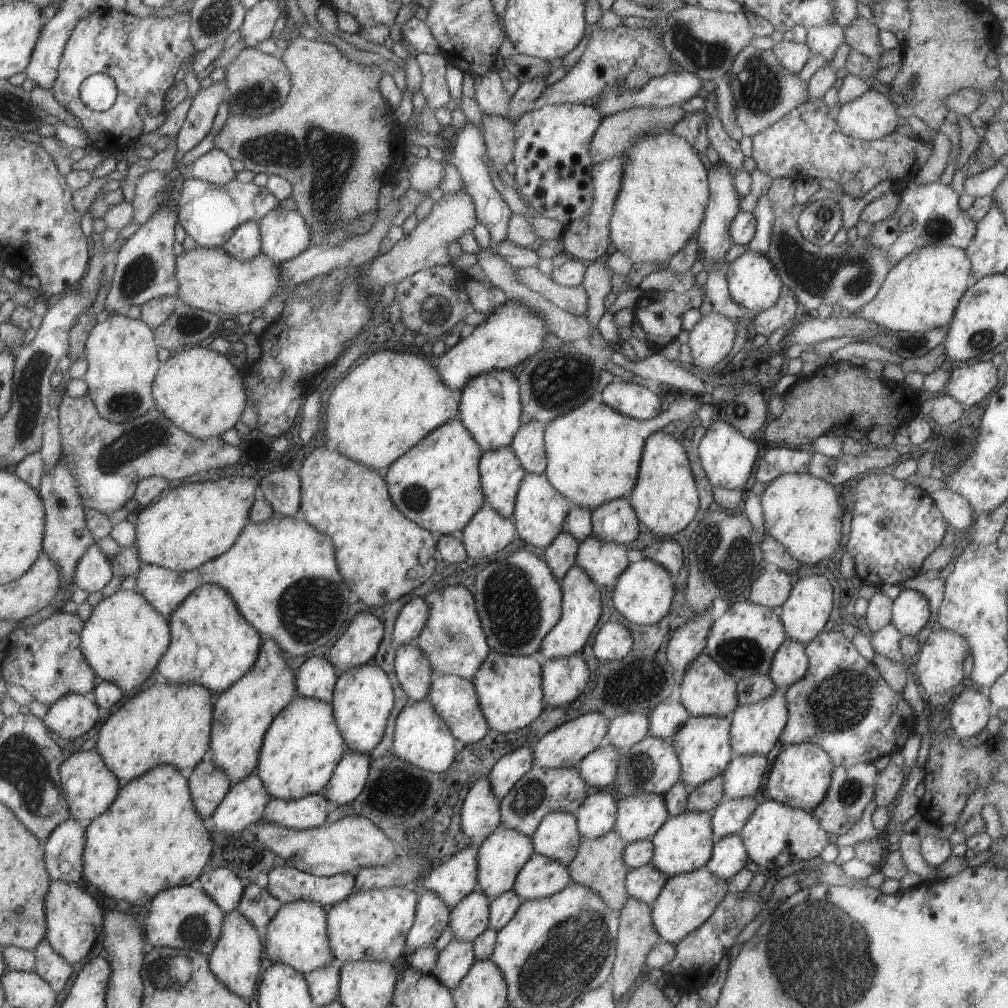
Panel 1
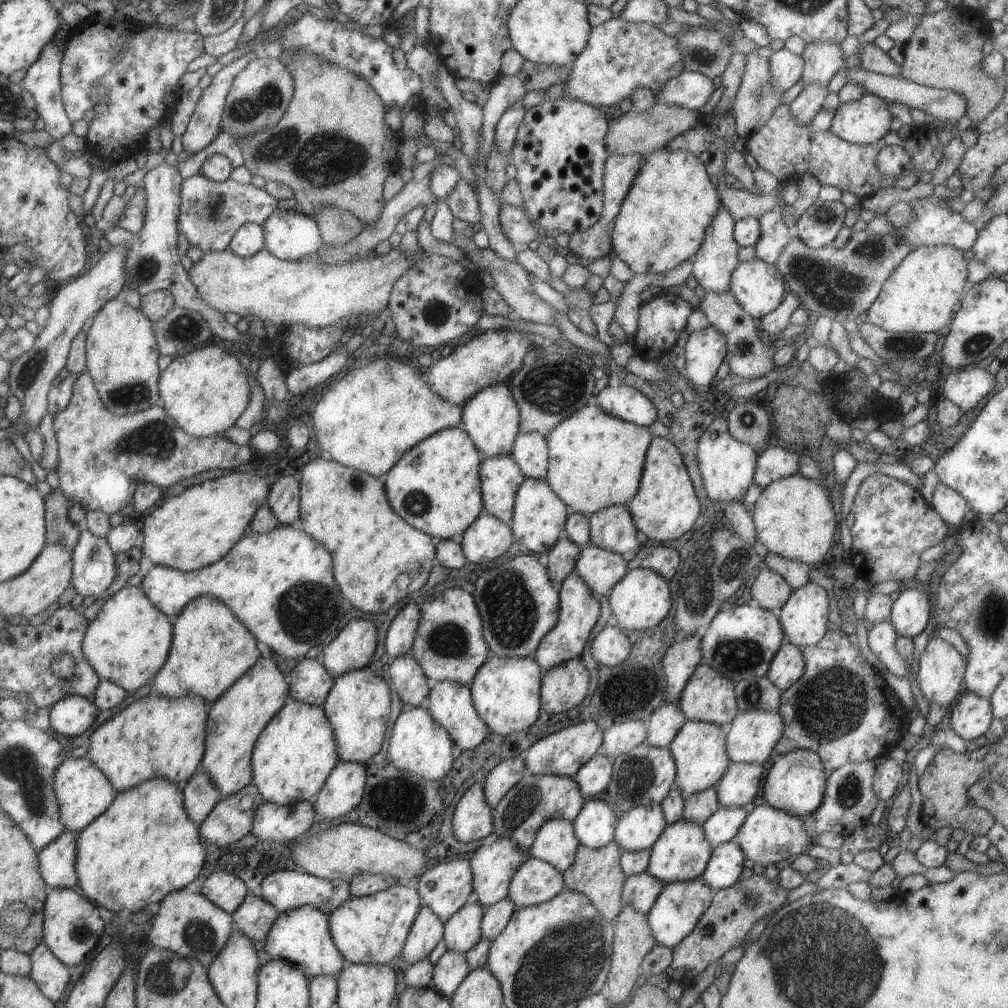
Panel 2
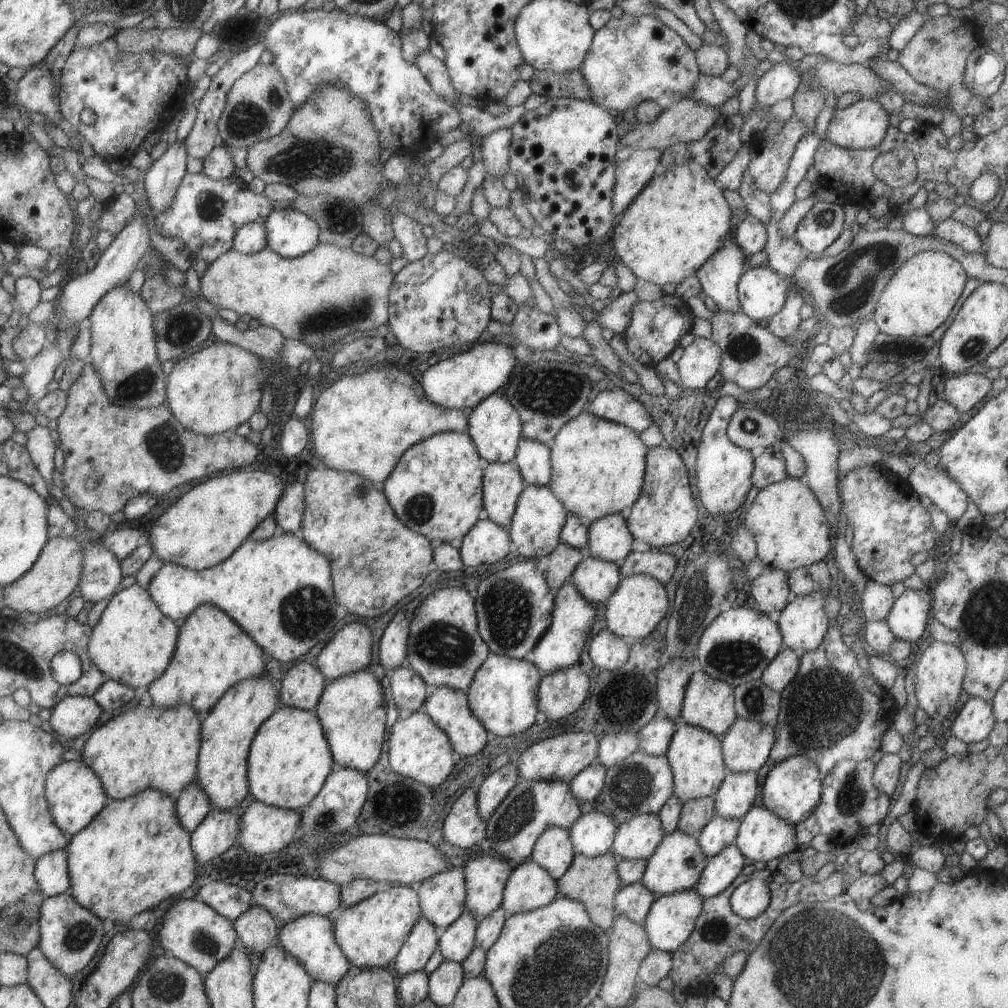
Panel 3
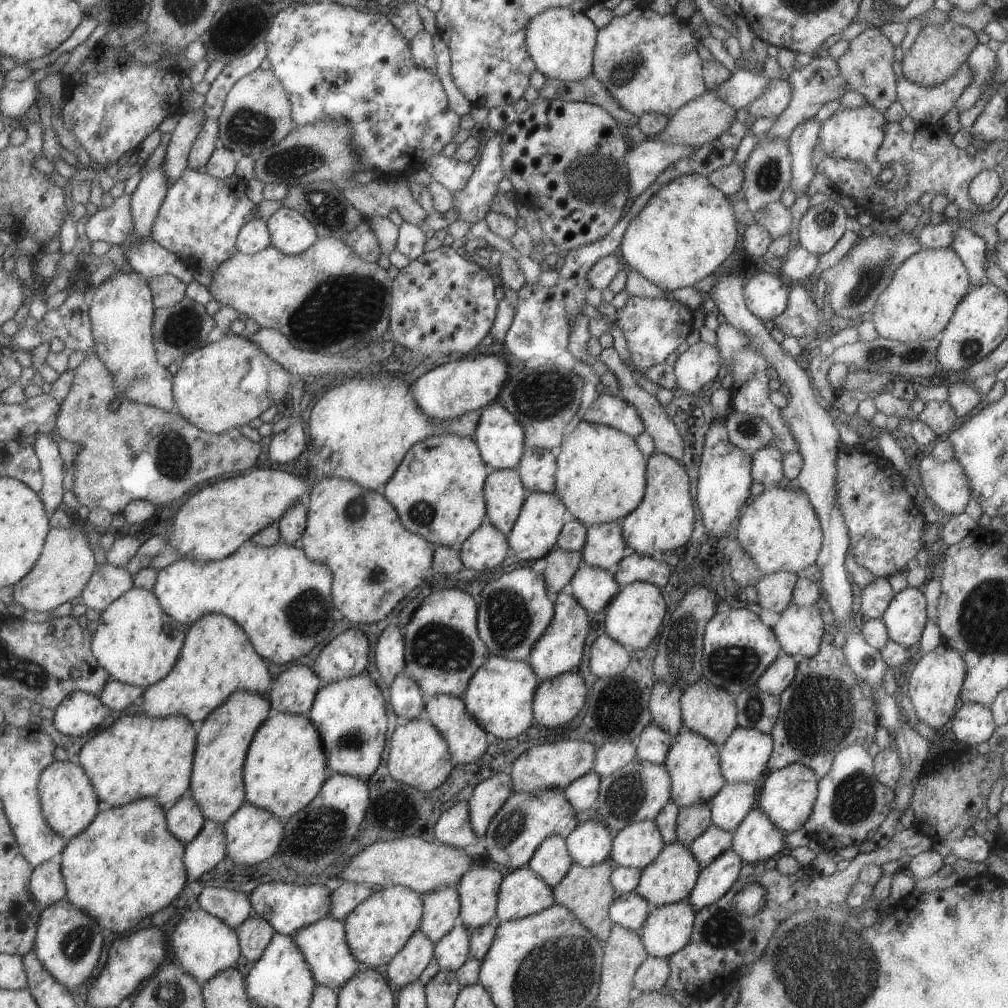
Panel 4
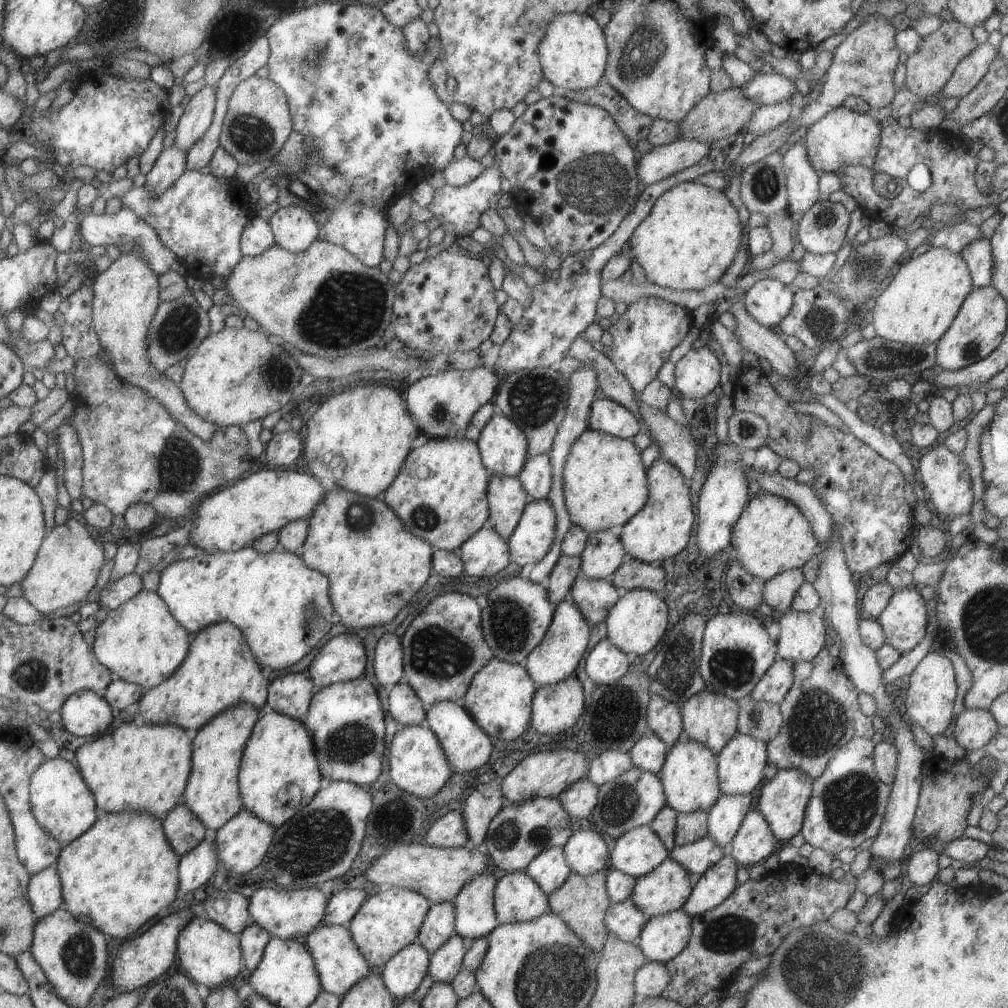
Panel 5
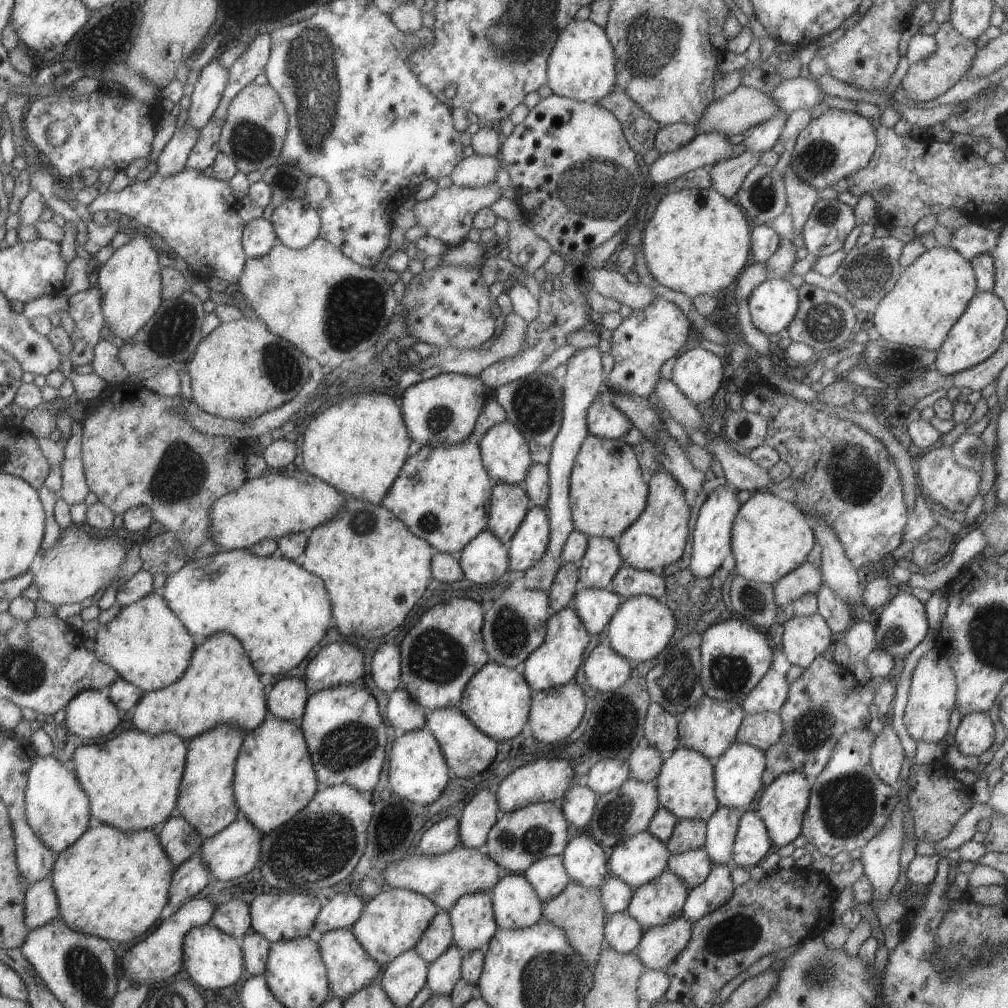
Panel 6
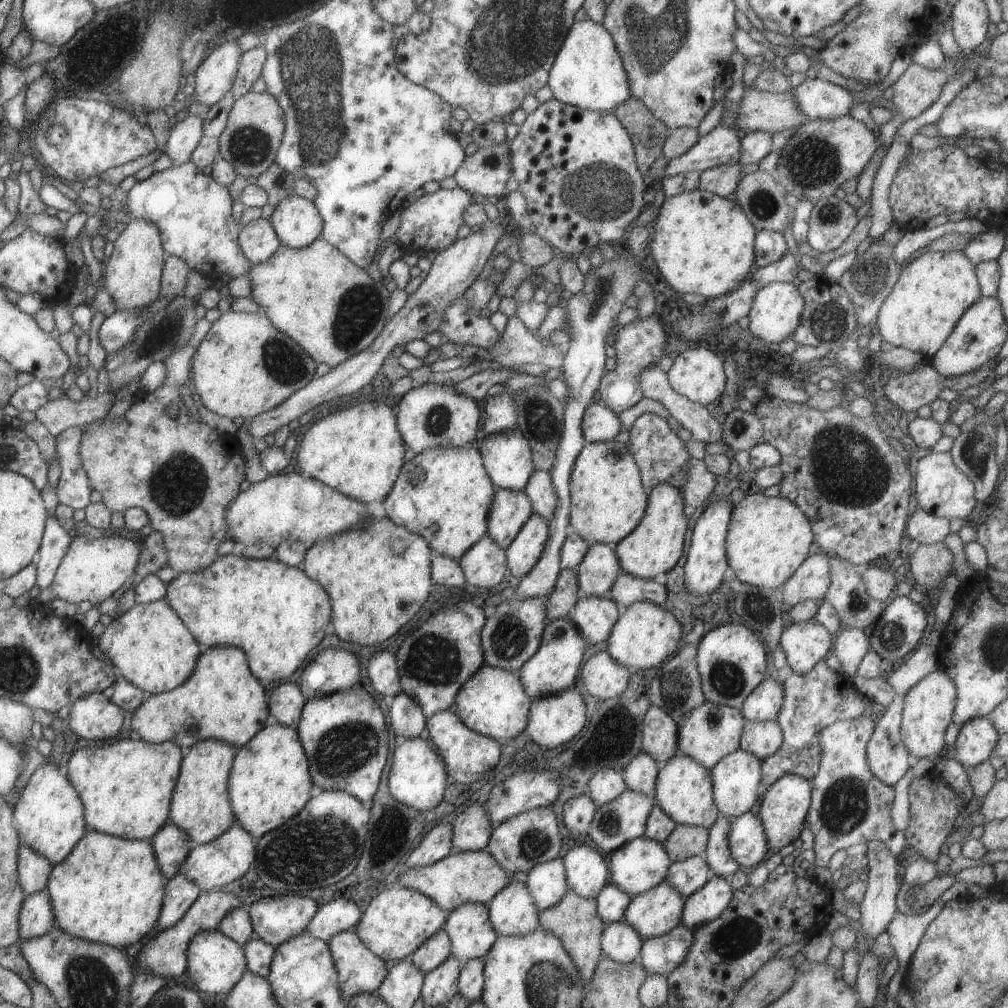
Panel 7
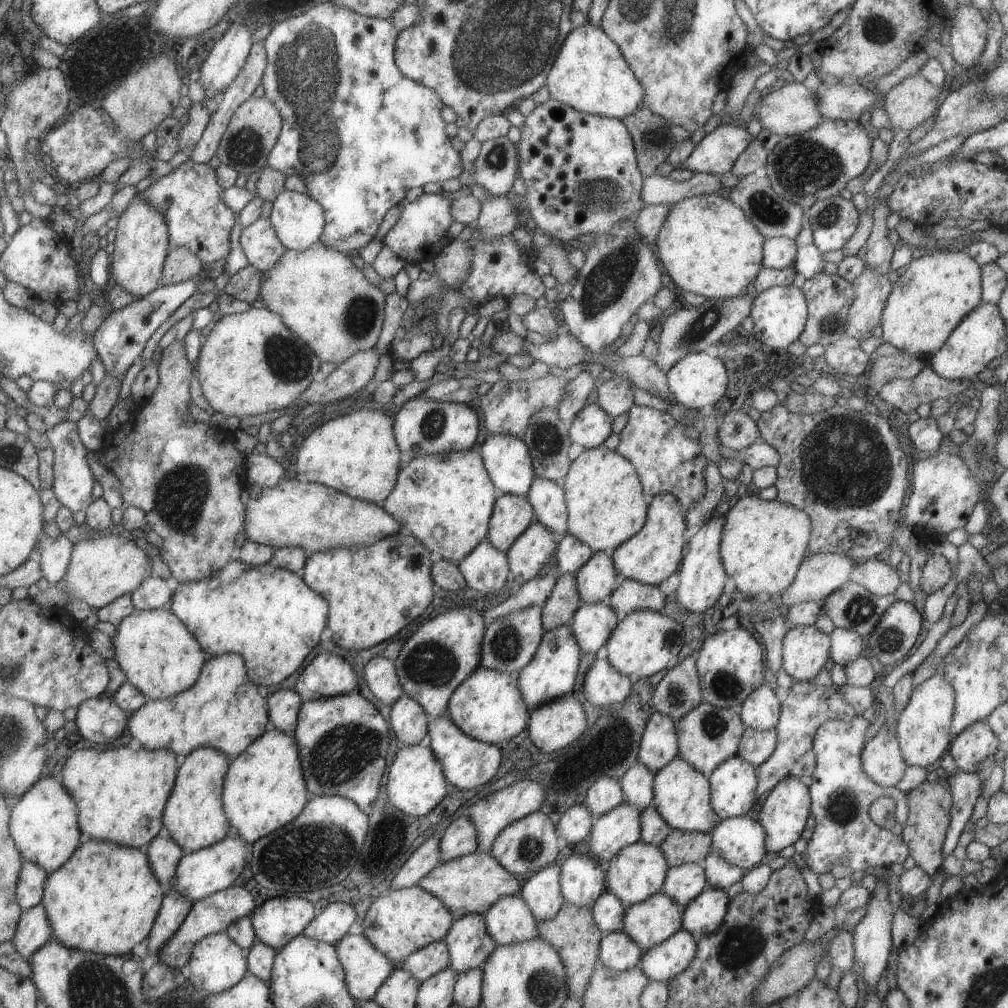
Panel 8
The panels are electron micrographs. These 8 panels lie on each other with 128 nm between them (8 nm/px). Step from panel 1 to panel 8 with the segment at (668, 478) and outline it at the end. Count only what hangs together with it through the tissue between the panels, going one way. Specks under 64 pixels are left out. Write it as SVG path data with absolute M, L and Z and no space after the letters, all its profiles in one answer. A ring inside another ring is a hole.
M669 492L655 494L648 503L645 525L629 540L609 553L612 566L621 579L632 579L657 587L680 566L685 552L684 512L677 498Z

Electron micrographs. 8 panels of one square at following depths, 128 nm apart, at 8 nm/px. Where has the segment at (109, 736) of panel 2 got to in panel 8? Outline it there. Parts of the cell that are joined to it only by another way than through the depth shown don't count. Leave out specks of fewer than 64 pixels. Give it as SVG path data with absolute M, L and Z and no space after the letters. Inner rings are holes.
M127 745L107 748L97 752L93 748L79 749L73 752L62 766L62 784L71 794L77 808L77 824L80 832L90 839L107 840L119 846L129 848L146 847L151 839L163 833L163 807L174 785L178 769L175 754L171 750L159 748L147 750L139 747L132 750Z

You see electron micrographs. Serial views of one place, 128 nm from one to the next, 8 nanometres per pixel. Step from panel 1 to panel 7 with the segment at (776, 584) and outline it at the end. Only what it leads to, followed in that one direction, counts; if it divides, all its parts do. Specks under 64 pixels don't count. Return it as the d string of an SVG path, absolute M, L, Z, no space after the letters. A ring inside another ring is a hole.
M808 555L782 584L782 603L792 607L803 600L819 602L829 588L827 555Z

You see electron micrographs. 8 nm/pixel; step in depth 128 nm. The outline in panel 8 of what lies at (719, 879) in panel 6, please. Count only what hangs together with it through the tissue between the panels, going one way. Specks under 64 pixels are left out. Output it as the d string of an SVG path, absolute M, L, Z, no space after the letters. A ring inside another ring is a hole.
M708 886L682 910L682 930L689 932L695 940L716 932L725 917L729 899L718 887Z

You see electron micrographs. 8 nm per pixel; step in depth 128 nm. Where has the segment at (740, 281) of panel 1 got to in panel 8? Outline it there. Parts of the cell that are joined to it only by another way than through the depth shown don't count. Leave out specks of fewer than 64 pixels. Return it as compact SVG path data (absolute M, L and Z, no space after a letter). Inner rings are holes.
M775 286L753 295L750 317L753 322L752 332L755 338L765 342L771 348L785 349L788 344L797 340L807 318L807 305L800 288Z

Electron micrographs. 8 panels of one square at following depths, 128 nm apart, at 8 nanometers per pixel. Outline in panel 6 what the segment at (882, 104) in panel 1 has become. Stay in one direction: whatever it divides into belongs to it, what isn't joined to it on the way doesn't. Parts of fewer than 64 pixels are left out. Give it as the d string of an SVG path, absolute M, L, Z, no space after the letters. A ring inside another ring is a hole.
M828 109L811 119L796 137L793 150L787 161L789 168L818 192L829 188L837 180L865 168L876 147L876 134L871 121L853 111Z

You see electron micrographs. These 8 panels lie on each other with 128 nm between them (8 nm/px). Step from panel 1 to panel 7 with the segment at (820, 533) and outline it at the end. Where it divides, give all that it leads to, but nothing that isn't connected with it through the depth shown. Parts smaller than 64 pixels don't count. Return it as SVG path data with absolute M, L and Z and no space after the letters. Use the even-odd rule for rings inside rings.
M762 492L749 493L731 510L725 539L727 564L739 582L776 589L808 557L813 532L807 517L790 500L781 496L766 497Z

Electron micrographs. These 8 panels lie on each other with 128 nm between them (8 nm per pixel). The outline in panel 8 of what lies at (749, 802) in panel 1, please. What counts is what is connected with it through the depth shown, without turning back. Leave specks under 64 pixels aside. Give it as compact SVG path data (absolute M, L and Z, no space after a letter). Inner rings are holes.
M686 863L668 868L662 894L685 909L707 887L701 864Z

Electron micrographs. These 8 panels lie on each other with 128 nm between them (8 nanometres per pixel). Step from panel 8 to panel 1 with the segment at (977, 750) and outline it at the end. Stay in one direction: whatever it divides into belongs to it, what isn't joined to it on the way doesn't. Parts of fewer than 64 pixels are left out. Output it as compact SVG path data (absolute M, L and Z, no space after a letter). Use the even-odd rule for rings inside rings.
M969 684L953 700L948 712L951 729L959 739L979 734L992 714L991 701Z

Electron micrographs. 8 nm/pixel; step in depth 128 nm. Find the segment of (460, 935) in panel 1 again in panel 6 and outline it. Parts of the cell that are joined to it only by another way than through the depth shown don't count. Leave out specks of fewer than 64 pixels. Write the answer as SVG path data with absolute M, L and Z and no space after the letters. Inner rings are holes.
M451 944L441 956L428 963L426 972L426 986L431 994L447 996L461 976L462 956L459 948Z

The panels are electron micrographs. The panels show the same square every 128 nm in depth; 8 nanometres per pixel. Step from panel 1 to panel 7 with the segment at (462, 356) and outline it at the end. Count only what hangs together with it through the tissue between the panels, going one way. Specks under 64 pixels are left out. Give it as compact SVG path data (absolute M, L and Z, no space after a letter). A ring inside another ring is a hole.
M423 383L409 389L397 406L396 424L401 440L415 454L425 448L463 447L474 444L480 436L481 403L455 392L455 383Z

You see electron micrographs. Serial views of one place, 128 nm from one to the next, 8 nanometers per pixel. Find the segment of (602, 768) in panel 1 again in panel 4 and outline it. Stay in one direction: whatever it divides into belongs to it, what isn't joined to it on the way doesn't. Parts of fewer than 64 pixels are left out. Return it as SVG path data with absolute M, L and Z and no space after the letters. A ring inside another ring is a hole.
M591 770L583 776L579 776L563 789L567 802L577 811L589 810L596 801L600 777Z

